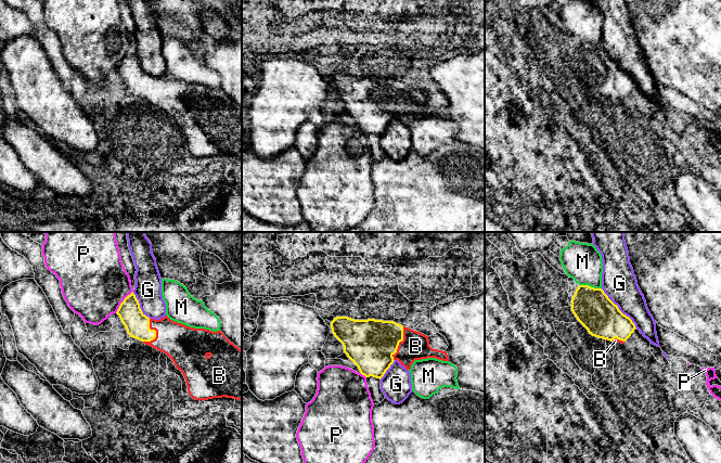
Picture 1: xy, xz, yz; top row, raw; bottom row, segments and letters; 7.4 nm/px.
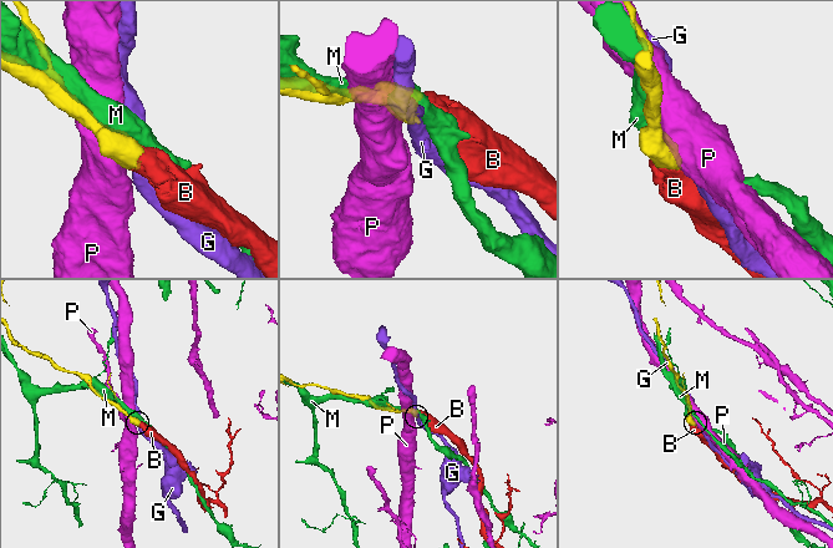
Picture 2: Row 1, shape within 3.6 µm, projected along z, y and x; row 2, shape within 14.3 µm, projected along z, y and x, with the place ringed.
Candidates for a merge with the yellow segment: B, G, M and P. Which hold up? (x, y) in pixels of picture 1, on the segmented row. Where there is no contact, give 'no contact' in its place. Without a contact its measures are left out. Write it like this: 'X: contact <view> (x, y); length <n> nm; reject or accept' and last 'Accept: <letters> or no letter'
B: contact xz (398, 344); length 260 nm; accept
G: contact yz (618, 309); length 400 nm; reject
M: contact yz (590, 286); length 170 nm; reject
P: contact xy (123, 301); length 220 nm; reject
Accept: B

